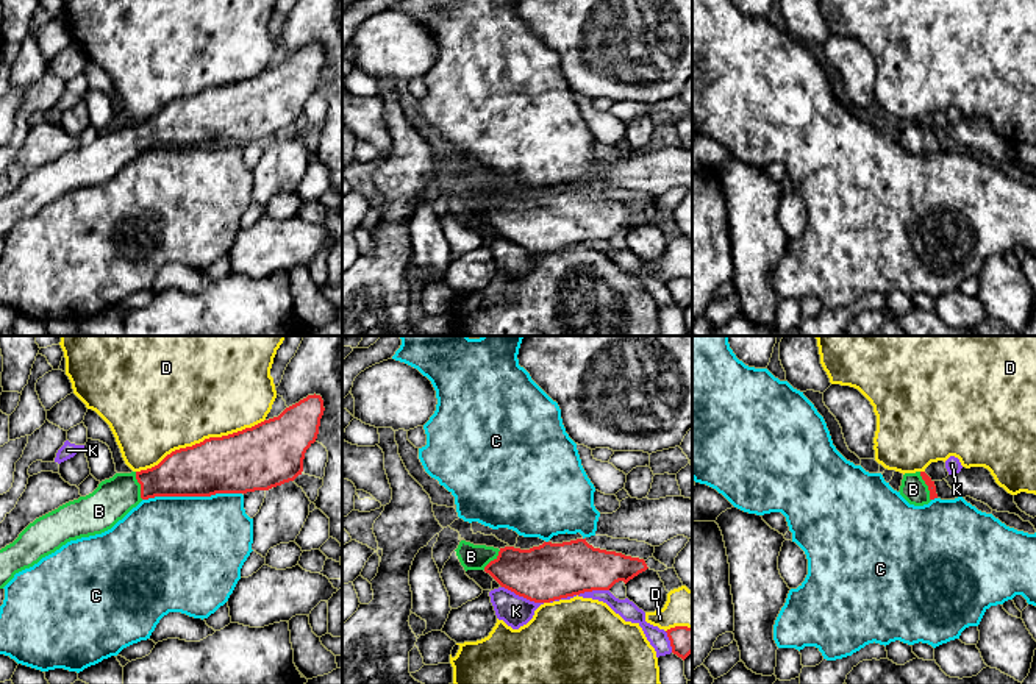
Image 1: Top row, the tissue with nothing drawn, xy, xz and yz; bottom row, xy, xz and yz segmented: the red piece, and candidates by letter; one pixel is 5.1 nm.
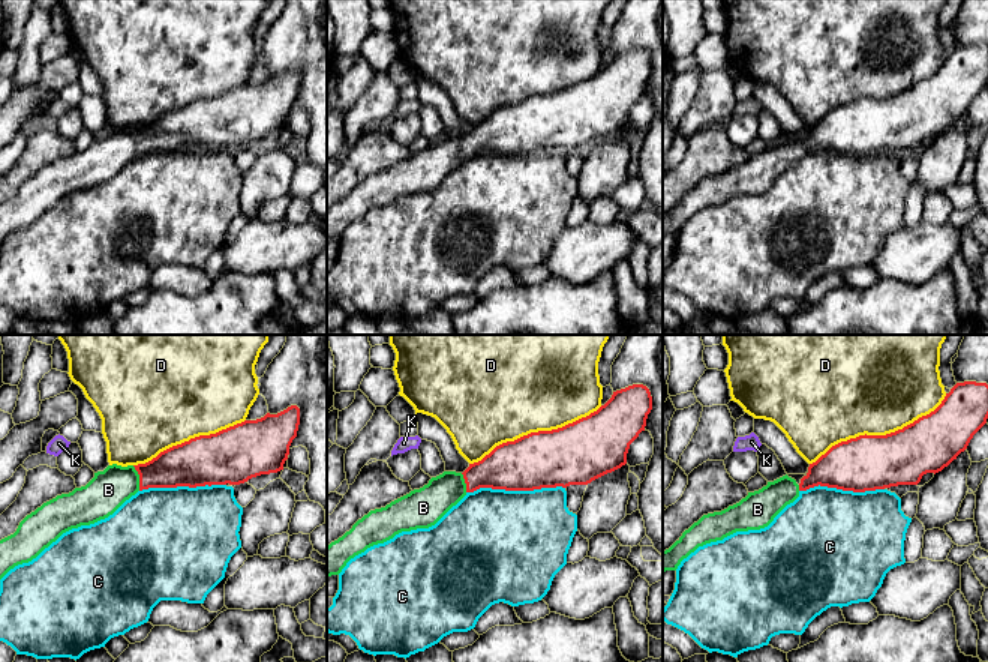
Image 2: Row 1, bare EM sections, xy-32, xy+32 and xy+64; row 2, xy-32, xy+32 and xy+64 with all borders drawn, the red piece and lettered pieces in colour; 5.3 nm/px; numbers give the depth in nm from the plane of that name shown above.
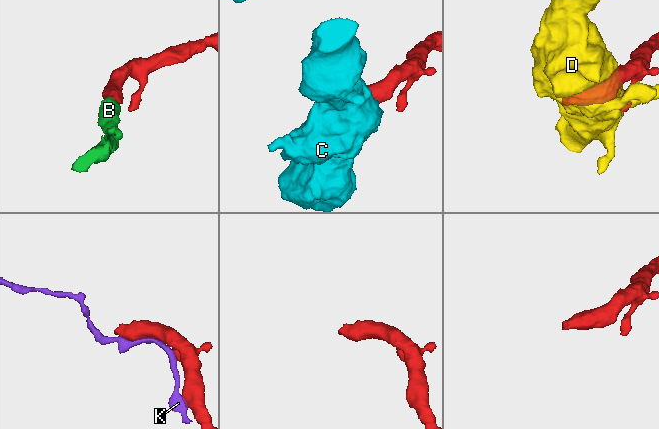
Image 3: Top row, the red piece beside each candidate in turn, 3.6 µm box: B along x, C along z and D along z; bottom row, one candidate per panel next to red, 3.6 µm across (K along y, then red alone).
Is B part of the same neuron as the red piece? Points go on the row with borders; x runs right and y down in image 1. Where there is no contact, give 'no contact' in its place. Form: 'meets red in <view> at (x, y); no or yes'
meets red in yz at (927, 484); yes

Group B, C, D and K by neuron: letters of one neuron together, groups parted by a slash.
B / C / D / K

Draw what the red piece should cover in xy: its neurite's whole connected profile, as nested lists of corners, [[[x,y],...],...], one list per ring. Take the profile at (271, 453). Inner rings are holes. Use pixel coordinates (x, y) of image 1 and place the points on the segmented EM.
[[[308,395],[286,408],[278,417],[264,420],[252,428],[209,437],[192,447],[167,454],[158,465],[131,473],[116,473],[98,487],[78,500],[36,518],[19,537],[0,550],[0,589],[16,573],[33,567],[42,558],[55,553],[70,540],[102,534],[111,529],[142,500],[155,497],[211,497],[216,493],[247,493],[269,490],[294,481],[303,472],[306,450],[316,442],[323,415],[320,395]]]

